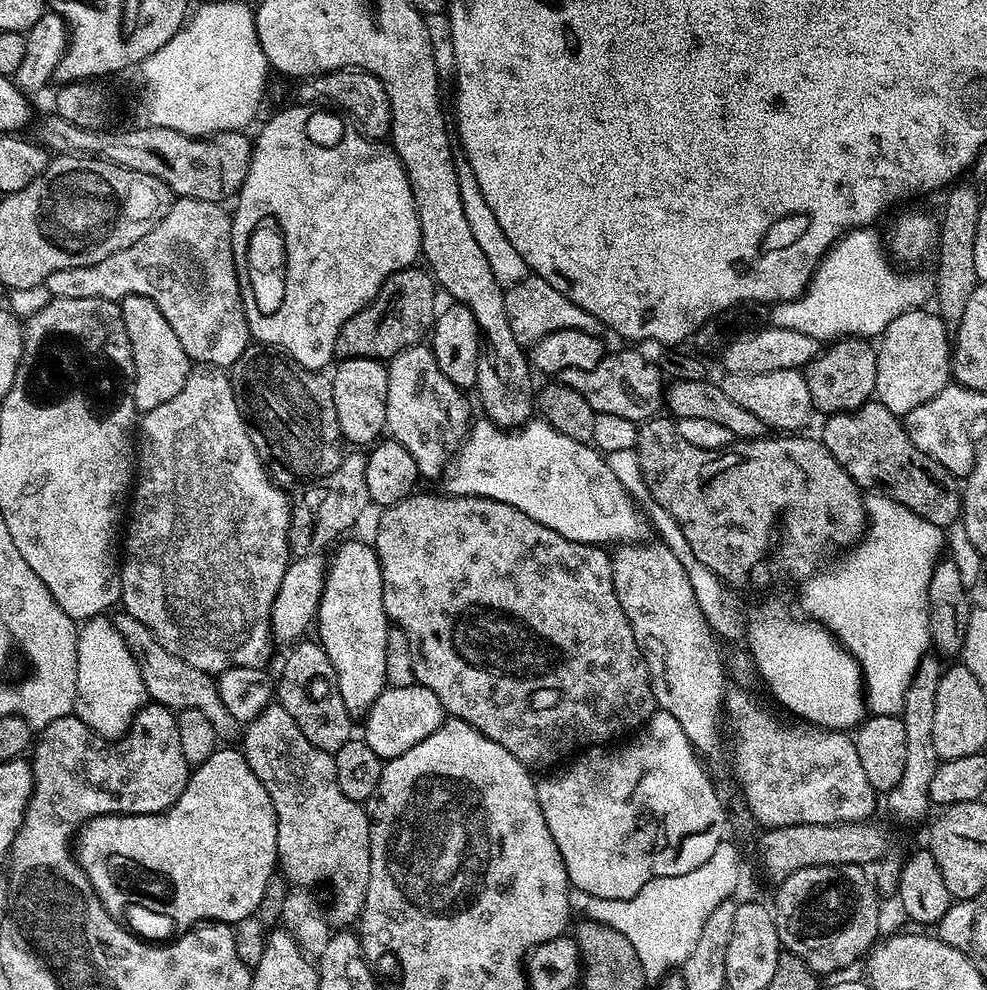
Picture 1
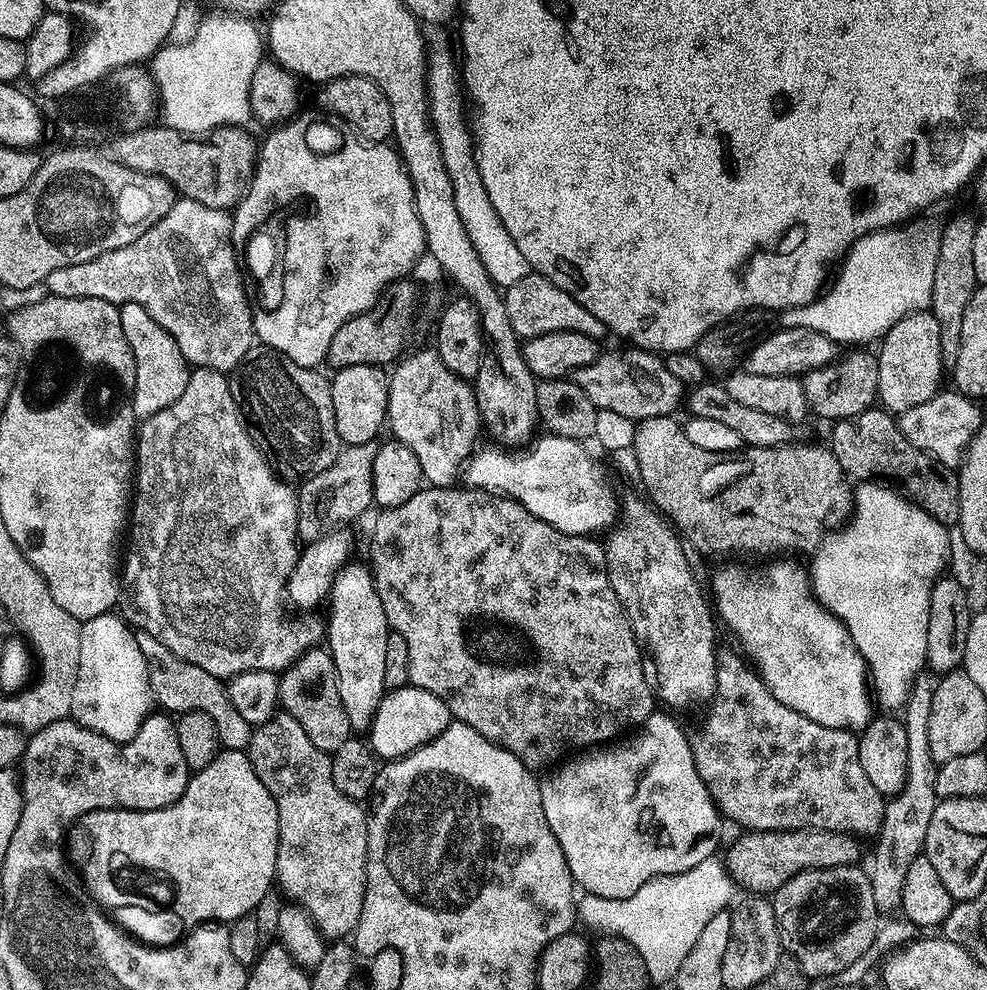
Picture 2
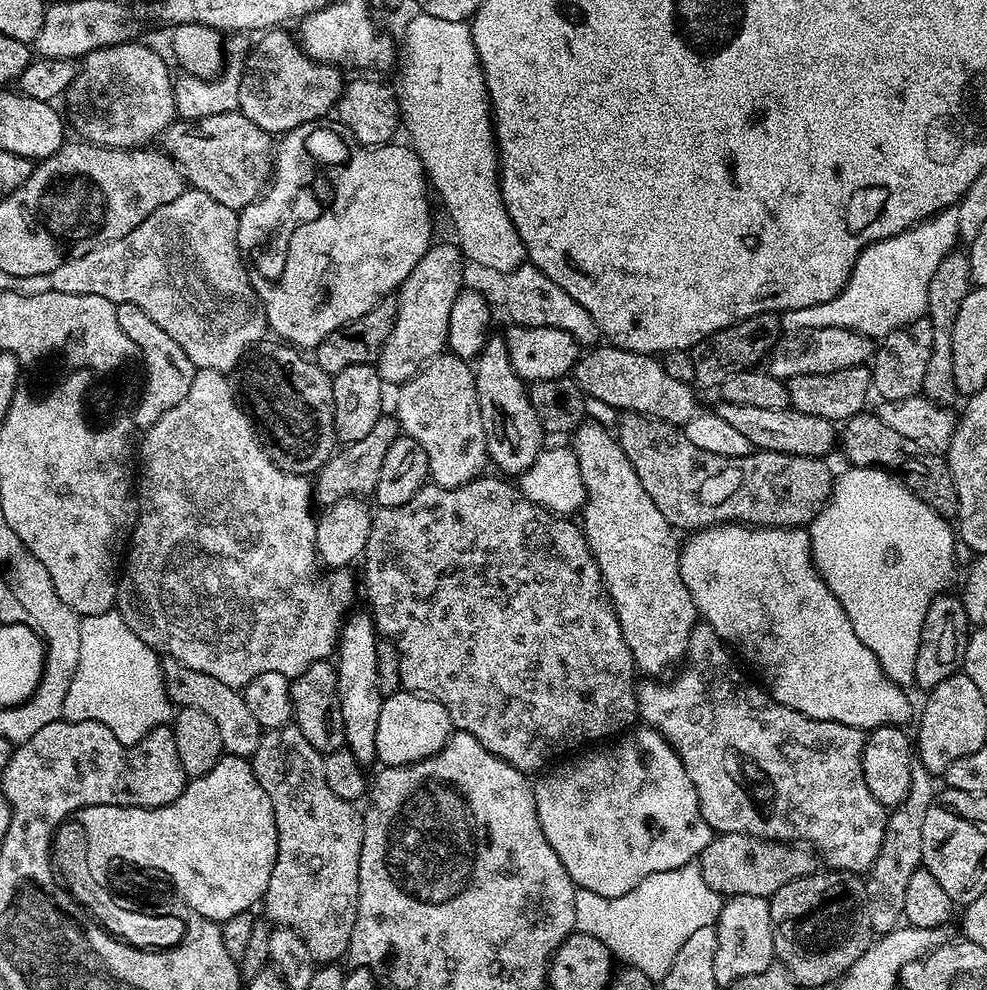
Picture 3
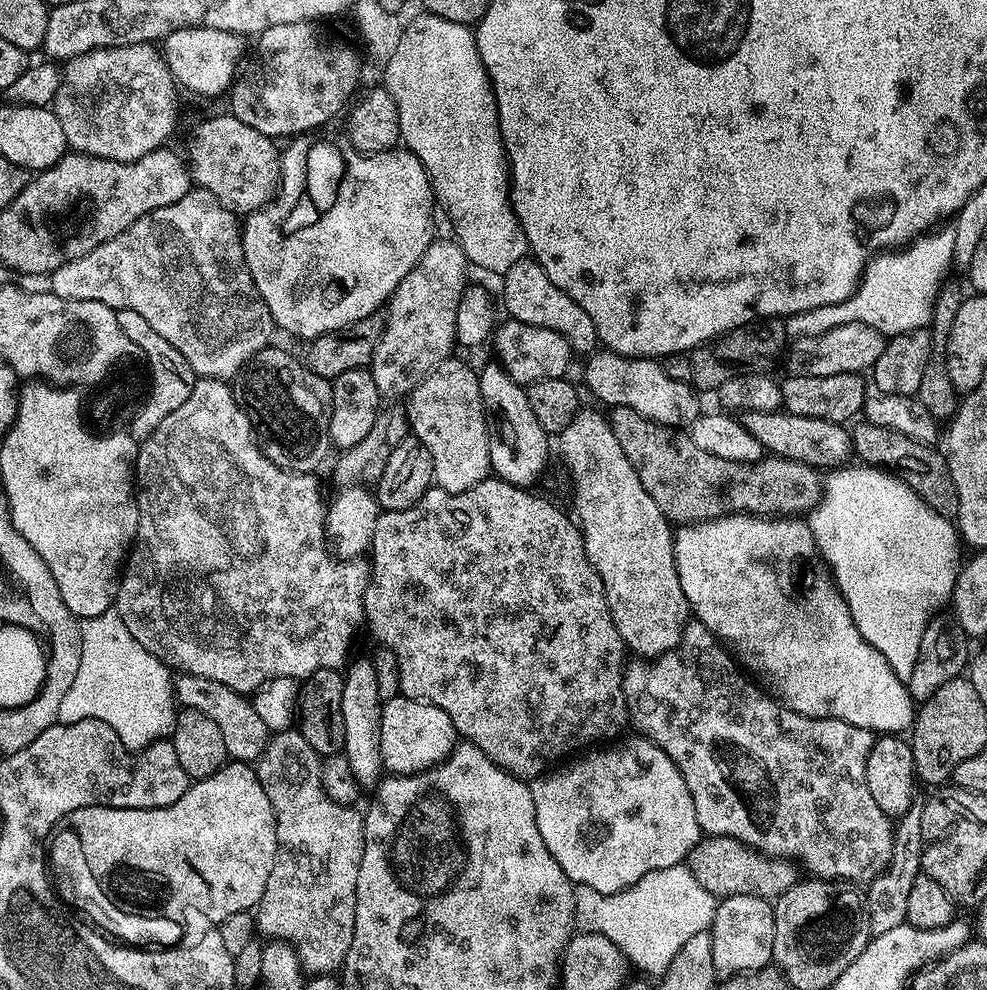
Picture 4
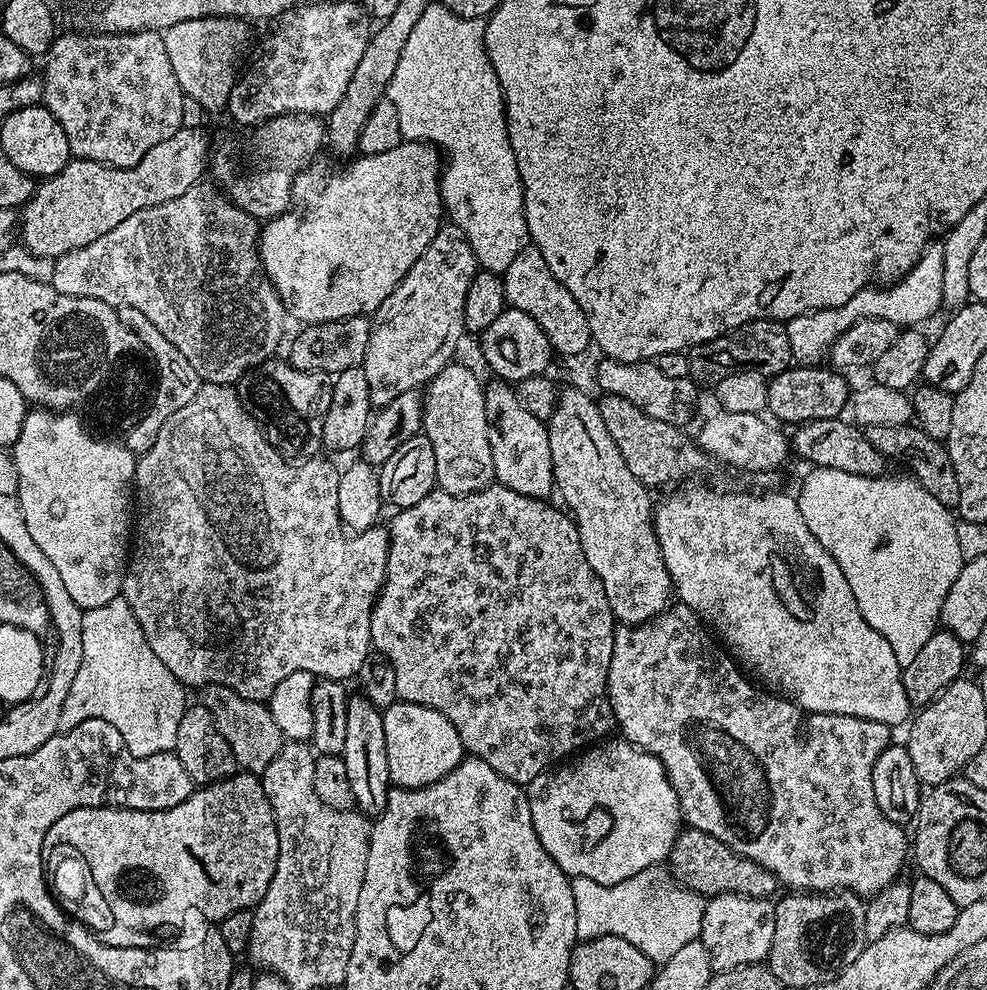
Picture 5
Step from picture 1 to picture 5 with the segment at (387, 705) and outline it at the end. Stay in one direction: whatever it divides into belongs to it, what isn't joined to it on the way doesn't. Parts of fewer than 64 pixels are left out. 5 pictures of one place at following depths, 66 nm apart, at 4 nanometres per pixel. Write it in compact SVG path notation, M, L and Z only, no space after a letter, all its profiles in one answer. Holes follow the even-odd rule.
M400 700L383 709L386 730L386 762L390 762L390 778L398 788L428 788L466 759L464 743L454 730L454 722L430 706L418 706Z

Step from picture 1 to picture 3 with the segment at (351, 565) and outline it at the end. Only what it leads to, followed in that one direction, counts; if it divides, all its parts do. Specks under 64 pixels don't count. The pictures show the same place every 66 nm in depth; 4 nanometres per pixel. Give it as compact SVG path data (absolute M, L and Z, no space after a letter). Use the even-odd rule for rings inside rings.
M367 611L356 612L345 619L340 630L338 645L338 698L342 702L342 726L346 730L345 745L365 766L375 765L376 735L378 734L378 714L382 714L384 697L378 690L378 654L376 641L378 633L371 615Z

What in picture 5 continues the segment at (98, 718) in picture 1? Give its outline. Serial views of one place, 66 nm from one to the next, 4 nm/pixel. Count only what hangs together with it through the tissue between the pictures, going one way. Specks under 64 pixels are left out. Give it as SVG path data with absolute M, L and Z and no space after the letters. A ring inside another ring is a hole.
M123 598L106 602L106 606L87 609L82 618L82 666L78 666L78 675L70 686L70 694L66 694L66 702L62 705L61 729L67 730L78 726L78 722L86 722L86 718L102 718L102 722L110 722L118 734L122 734L122 742L135 756L149 756L171 752L176 746L178 722L182 722L182 714L186 707L184 701L185 685L181 684L170 670L150 650L146 638L142 634L142 626L132 617L130 606Z

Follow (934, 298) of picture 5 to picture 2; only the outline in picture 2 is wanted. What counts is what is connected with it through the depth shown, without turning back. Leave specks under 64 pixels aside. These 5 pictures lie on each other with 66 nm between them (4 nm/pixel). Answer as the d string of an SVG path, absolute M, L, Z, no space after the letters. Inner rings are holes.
M919 220L905 222L895 228L873 230L869 236L856 241L849 248L847 256L843 257L839 265L840 273L838 268L827 291L806 306L781 311L778 316L779 323L785 328L818 330L818 334L826 334L826 338L836 341L840 346L868 346L871 345L868 344L871 340L876 342L883 338L895 324L902 322L902 318L915 312L929 311L932 306L934 266L938 262L942 224L936 220Z

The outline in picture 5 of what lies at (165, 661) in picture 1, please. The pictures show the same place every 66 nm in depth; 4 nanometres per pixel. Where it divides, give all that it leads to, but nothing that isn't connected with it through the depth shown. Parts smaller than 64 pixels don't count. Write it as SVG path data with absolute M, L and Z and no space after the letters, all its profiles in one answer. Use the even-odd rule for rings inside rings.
M205 684L199 689L198 703L206 706L214 718L214 726L230 742L230 750L234 750L237 765L243 771L262 774L270 762L282 750L285 744L284 735L278 730L277 723L270 714L267 703L242 698L234 690L217 684Z

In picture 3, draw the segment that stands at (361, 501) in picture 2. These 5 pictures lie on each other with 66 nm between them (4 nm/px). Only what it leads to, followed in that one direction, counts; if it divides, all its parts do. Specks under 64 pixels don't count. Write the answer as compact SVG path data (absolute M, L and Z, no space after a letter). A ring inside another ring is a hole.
M381 414L374 427L358 438L358 442L343 445L333 451L331 460L320 467L314 476L314 500L317 505L331 506L347 496L368 498L373 495L378 486L378 474L382 474L382 462L386 458L386 450L394 446L394 442L401 436L400 421L392 414Z

